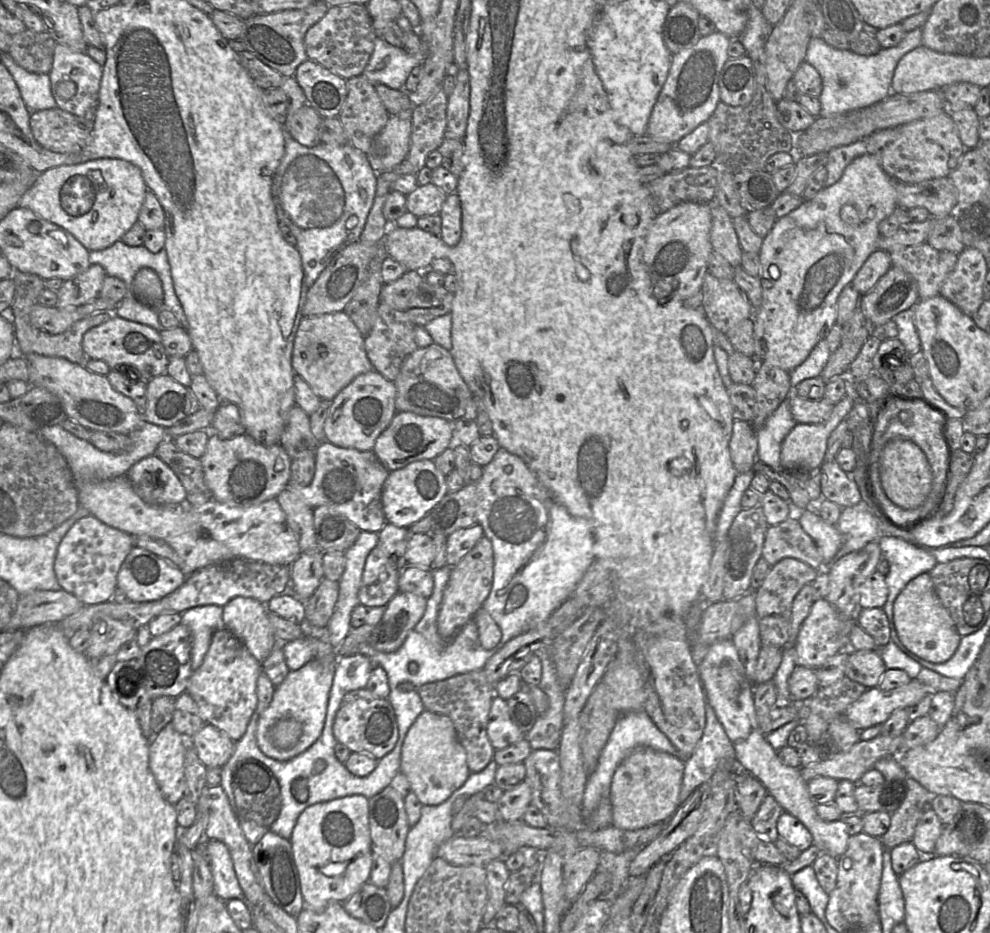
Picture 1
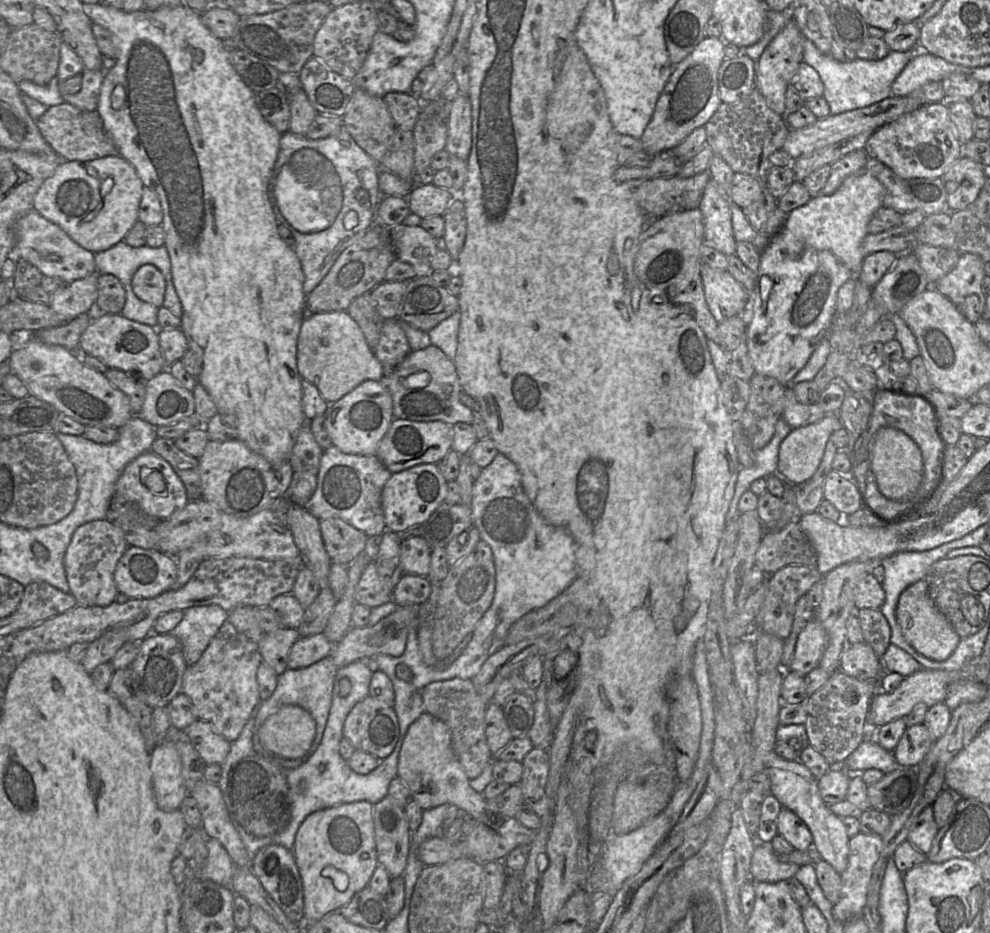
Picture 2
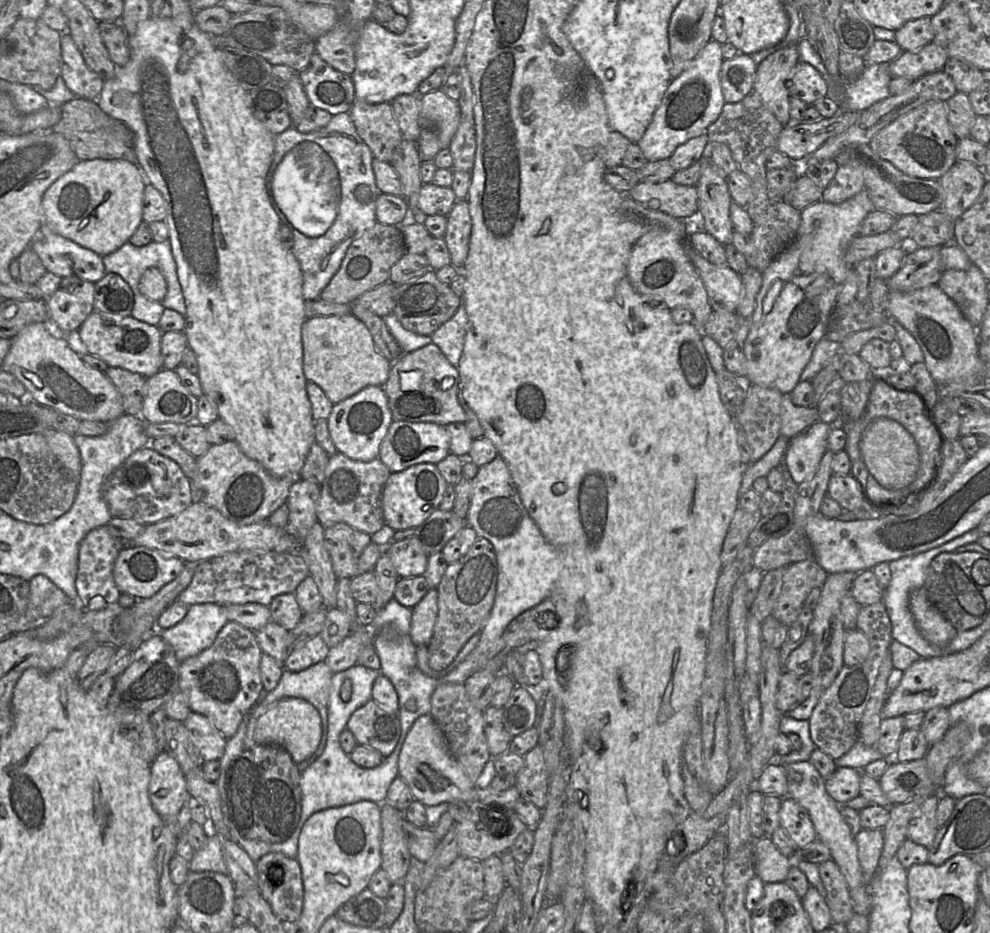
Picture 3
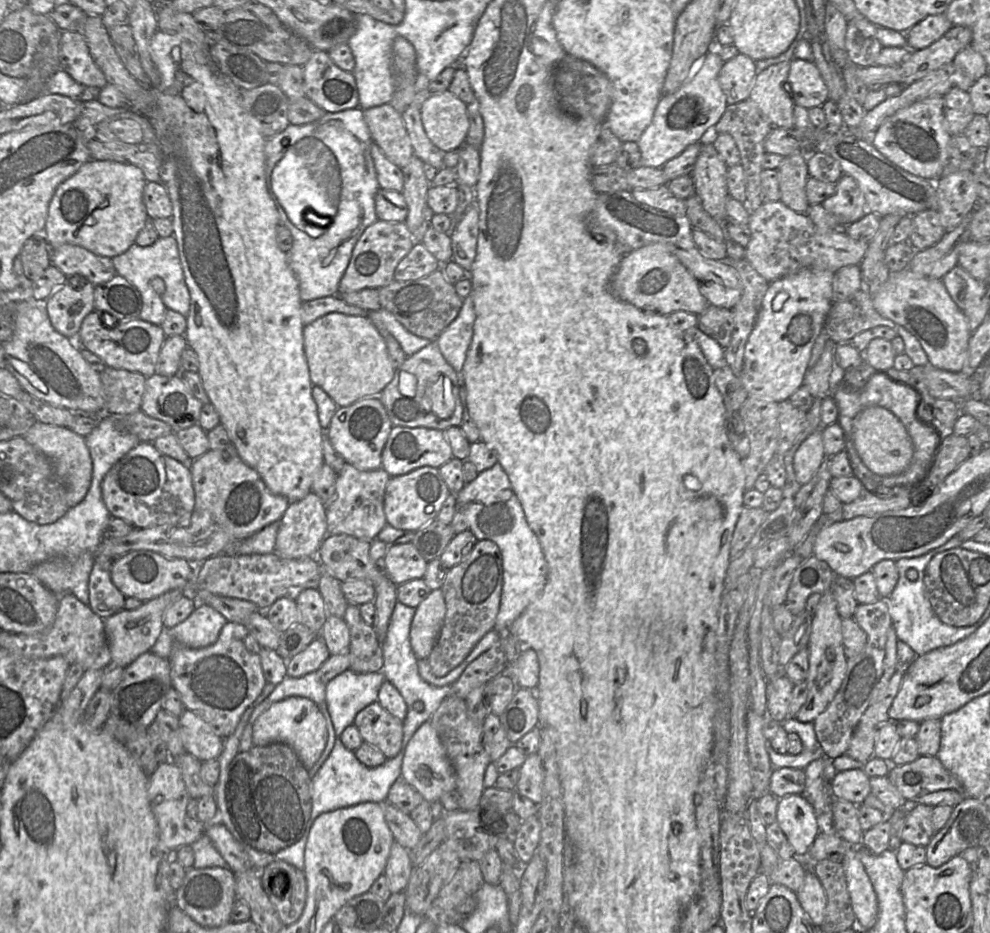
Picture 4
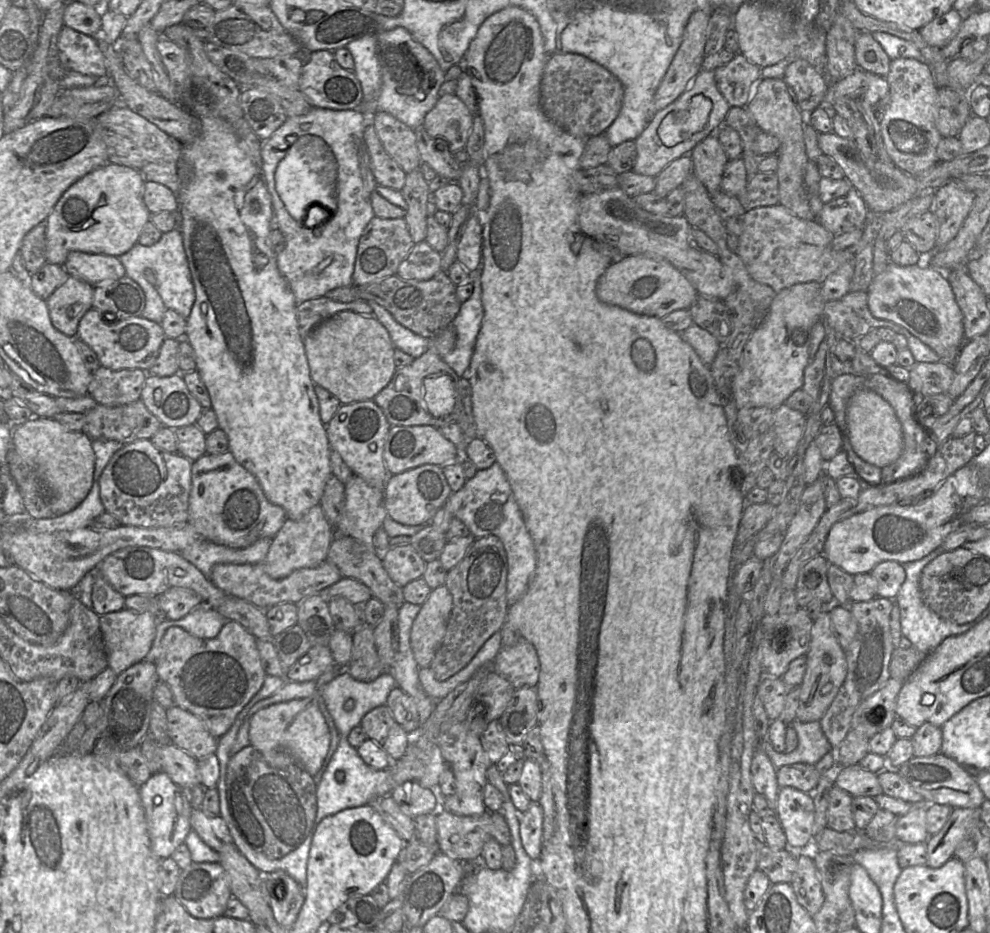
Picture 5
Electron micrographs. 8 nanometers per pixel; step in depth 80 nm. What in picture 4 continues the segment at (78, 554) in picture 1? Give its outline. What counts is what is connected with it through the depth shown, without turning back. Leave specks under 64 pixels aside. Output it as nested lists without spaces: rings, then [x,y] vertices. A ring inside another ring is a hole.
[[[94,553],[89,576],[89,607],[102,619],[124,609],[125,596],[111,580],[110,569],[115,558]]]

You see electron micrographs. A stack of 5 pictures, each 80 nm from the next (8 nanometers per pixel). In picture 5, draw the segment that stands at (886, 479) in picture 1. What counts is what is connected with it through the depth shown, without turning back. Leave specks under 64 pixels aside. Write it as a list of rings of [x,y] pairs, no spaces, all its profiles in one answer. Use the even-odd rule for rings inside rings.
[[[870,389],[856,391],[849,400],[846,410],[844,436],[848,437],[853,450],[862,460],[879,468],[893,464],[899,458],[902,451],[902,426],[894,409],[885,399]]]

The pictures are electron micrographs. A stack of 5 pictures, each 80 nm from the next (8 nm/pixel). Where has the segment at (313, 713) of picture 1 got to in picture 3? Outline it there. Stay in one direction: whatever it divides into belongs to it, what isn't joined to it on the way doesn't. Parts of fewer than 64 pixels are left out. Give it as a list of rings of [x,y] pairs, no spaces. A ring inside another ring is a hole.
[[[326,661],[316,663],[300,672],[292,672],[287,669],[284,669],[281,679],[278,685],[270,692],[268,692],[262,701],[255,705],[250,712],[250,719],[248,721],[247,730],[244,738],[244,747],[245,749],[250,749],[257,746],[257,743],[254,739],[254,730],[256,727],[257,720],[266,713],[269,709],[275,706],[279,701],[285,698],[301,698],[309,703],[311,703],[319,712],[322,722],[322,737],[316,751],[306,760],[297,763],[298,769],[302,772],[304,769],[309,767],[324,751],[327,740],[328,732],[328,704],[330,696],[330,686],[332,680],[332,671],[328,667]]]

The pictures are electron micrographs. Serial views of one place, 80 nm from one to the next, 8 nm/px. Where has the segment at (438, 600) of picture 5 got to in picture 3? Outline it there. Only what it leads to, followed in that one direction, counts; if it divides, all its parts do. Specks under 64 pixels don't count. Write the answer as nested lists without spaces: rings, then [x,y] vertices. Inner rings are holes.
[[[431,588],[420,602],[412,608],[410,636],[415,646],[431,641],[438,614],[438,592]]]

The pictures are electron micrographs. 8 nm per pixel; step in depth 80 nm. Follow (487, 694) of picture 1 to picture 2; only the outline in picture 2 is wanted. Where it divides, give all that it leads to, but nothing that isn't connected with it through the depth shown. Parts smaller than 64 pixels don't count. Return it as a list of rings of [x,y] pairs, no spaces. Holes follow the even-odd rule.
[[[453,678],[426,685],[421,696],[426,712],[440,719],[450,730],[451,746],[467,777],[477,778],[493,755],[485,735],[485,714],[488,704],[481,698],[471,679]]]

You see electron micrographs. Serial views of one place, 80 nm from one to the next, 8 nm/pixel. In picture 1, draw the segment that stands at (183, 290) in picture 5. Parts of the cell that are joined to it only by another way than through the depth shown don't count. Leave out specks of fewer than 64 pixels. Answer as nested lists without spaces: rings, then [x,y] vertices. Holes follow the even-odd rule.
[[[118,240],[105,249],[89,251],[89,261],[91,264],[98,264],[102,266],[108,276],[117,277],[122,280],[128,288],[127,292],[132,291],[133,279],[138,270],[144,267],[151,268],[152,270],[154,270],[162,282],[162,306],[170,310],[176,316],[176,318],[180,322],[180,326],[185,329],[188,328],[186,316],[174,290],[170,265],[168,262],[167,253],[164,248],[157,253],[152,253],[146,247],[144,247],[144,245],[128,246],[123,241]]]

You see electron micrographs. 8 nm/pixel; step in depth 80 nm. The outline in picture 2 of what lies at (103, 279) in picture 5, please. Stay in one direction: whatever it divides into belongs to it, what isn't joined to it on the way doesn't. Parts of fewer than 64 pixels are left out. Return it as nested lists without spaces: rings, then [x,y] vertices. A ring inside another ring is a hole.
[[[34,209],[20,216],[15,222],[15,245],[12,251],[12,256],[15,259],[23,259],[36,268],[44,276],[56,277],[63,282],[72,282],[96,272],[93,252],[84,249],[77,244],[64,230],[55,223],[41,216]]]

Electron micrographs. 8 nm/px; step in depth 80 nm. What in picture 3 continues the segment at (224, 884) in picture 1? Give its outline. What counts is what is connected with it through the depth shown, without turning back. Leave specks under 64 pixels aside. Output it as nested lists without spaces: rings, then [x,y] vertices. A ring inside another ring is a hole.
[[[209,831],[206,846],[194,852],[189,862],[191,872],[212,871],[228,874],[226,862],[222,852],[223,839],[216,833]]]

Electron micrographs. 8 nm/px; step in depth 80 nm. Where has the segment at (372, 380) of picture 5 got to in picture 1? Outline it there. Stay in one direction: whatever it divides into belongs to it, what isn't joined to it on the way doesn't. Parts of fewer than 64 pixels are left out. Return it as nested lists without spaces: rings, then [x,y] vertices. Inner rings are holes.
[[[345,311],[303,316],[294,338],[291,365],[321,400],[332,401],[357,376],[374,370],[365,350],[365,337]]]

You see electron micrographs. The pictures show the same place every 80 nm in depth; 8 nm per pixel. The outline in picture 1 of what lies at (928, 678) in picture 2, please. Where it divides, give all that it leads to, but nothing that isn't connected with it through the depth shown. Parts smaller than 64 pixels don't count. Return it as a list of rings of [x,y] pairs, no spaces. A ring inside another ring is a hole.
[[[916,679],[893,690],[883,691],[878,687],[868,689],[845,711],[845,717],[856,729],[863,731],[882,725],[897,709],[909,708],[928,694],[936,691]]]

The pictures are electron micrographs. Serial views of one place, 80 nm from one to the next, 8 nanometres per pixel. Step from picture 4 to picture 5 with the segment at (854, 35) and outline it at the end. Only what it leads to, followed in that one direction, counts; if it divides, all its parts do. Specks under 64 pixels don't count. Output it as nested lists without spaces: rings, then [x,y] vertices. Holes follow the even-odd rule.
[[[860,31],[854,42],[854,49],[859,68],[884,78],[888,75],[892,60],[870,32]]]

